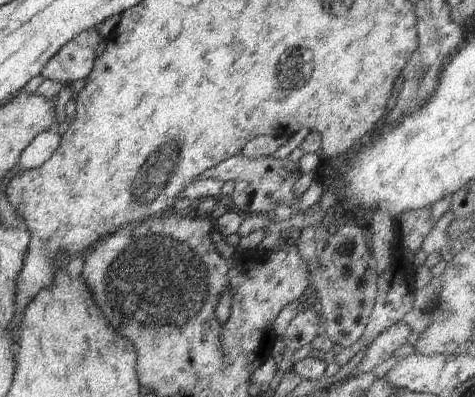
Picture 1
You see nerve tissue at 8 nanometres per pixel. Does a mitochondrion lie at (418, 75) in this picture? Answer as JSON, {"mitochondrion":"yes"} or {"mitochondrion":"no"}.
{"mitochondrion":"yes"}

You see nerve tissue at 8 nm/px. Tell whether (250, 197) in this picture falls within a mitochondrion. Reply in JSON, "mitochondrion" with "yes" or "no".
{"mitochondrion":"no"}

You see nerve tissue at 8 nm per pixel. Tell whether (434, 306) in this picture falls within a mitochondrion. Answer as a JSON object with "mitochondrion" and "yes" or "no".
{"mitochondrion":"no"}

